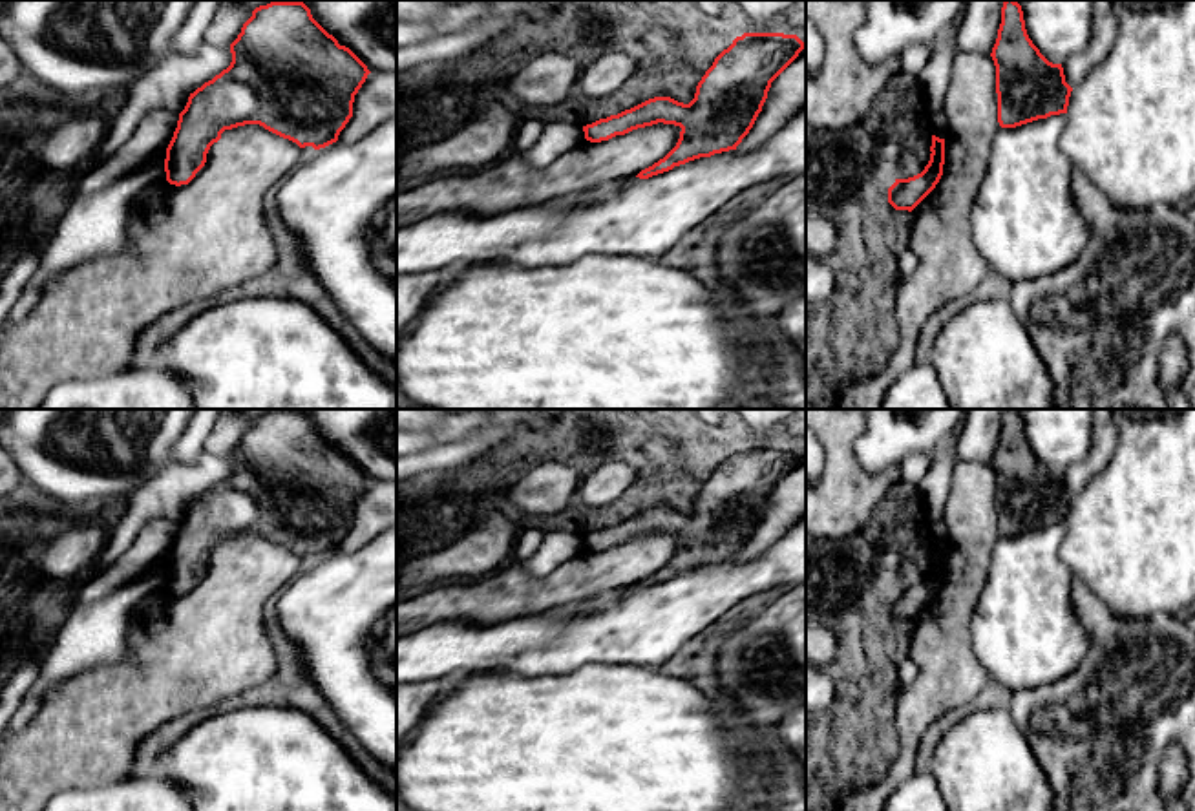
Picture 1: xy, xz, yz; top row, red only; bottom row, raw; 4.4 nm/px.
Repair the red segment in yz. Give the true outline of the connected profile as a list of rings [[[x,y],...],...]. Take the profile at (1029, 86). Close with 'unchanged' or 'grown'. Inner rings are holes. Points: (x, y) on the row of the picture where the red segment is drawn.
[[[1005,0],[990,53],[996,66],[998,122],[1016,128],[1067,113],[1073,88],[1062,64],[1049,62],[1027,35],[1021,5]]]; unchanged

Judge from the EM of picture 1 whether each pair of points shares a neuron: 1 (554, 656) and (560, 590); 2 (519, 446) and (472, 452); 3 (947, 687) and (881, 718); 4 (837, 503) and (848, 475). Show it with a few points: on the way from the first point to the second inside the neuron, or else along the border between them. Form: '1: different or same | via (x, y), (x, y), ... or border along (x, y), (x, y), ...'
1: different | border along (600, 594), (516, 616)
2: different | border along (518, 430), (472, 463), (452, 470)
3: different | border along (894, 711), (896, 755)
4: same | via (845, 495), (845, 483)

